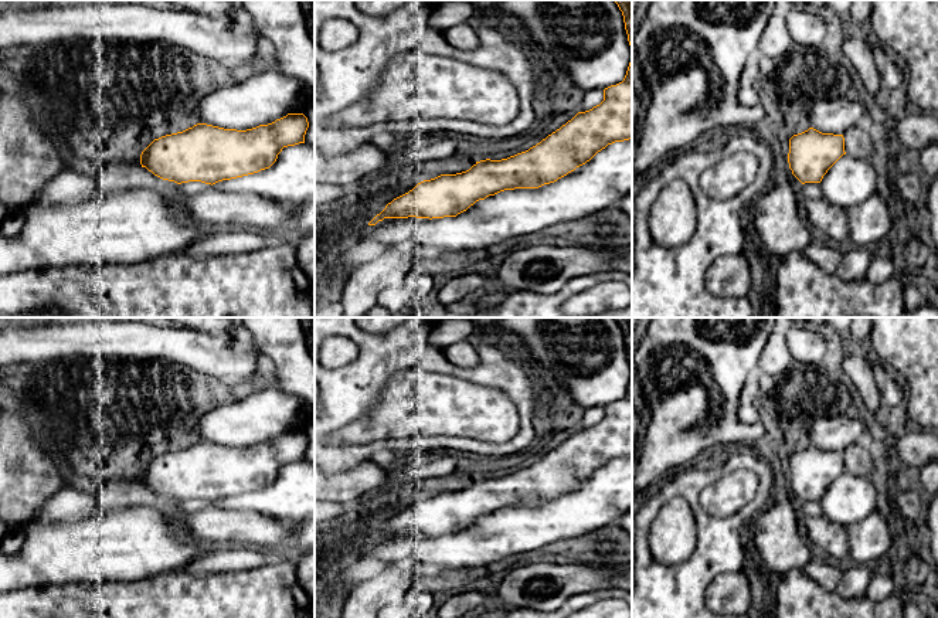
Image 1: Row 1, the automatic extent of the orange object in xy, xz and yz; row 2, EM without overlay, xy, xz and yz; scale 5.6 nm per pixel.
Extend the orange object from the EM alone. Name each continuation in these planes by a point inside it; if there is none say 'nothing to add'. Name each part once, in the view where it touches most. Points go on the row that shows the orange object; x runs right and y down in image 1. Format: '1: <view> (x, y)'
nothing to add

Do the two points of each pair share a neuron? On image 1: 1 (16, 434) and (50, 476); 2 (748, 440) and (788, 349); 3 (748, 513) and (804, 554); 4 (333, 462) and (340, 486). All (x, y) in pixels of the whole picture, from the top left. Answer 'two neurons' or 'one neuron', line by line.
1: one neuron
2: two neurons
3: two neurons
4: two neurons

